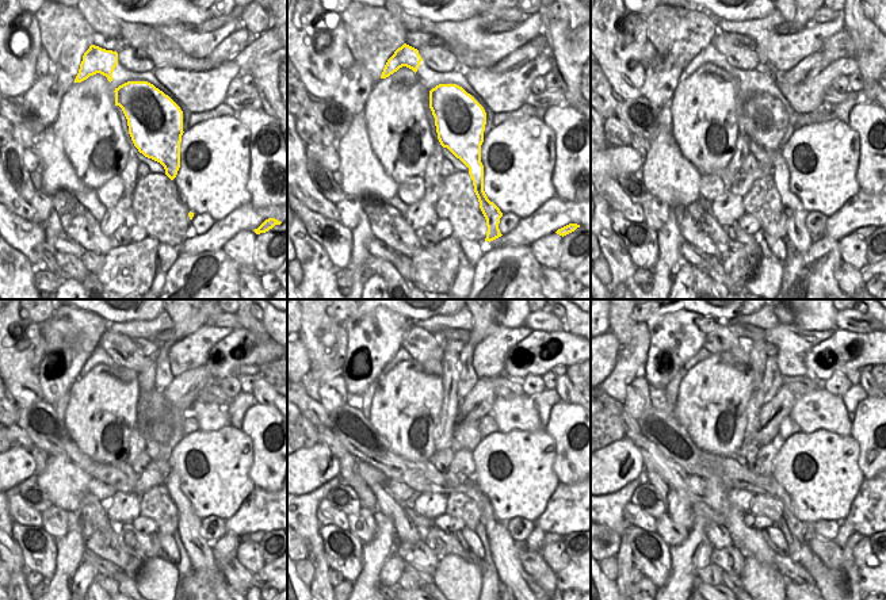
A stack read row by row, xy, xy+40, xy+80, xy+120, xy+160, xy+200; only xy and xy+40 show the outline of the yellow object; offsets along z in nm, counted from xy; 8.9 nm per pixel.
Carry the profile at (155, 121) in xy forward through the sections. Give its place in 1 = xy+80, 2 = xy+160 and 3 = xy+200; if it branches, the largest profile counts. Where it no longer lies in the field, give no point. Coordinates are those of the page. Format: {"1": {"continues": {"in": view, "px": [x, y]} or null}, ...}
{"1": {"continues": {"in": "xy+80", "px": [762, 118]}}, "2": {"continues": {"in": "xy+160", "px": [501, 546]}}, "3": {"continues": {"in": "xy+200", "px": [846, 574]}}}

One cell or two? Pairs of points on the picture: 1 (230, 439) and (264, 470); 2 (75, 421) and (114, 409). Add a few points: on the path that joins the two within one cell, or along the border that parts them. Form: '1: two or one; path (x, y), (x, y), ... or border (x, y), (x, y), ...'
1: two; border (240, 430), (251, 439), (251, 480), (255, 485)
2: one; path (84, 421), (102, 421), (104, 419)

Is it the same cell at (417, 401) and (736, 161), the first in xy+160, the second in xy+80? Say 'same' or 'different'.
different

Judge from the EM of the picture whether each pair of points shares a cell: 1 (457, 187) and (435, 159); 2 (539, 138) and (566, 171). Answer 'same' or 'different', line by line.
1: different
2: different

